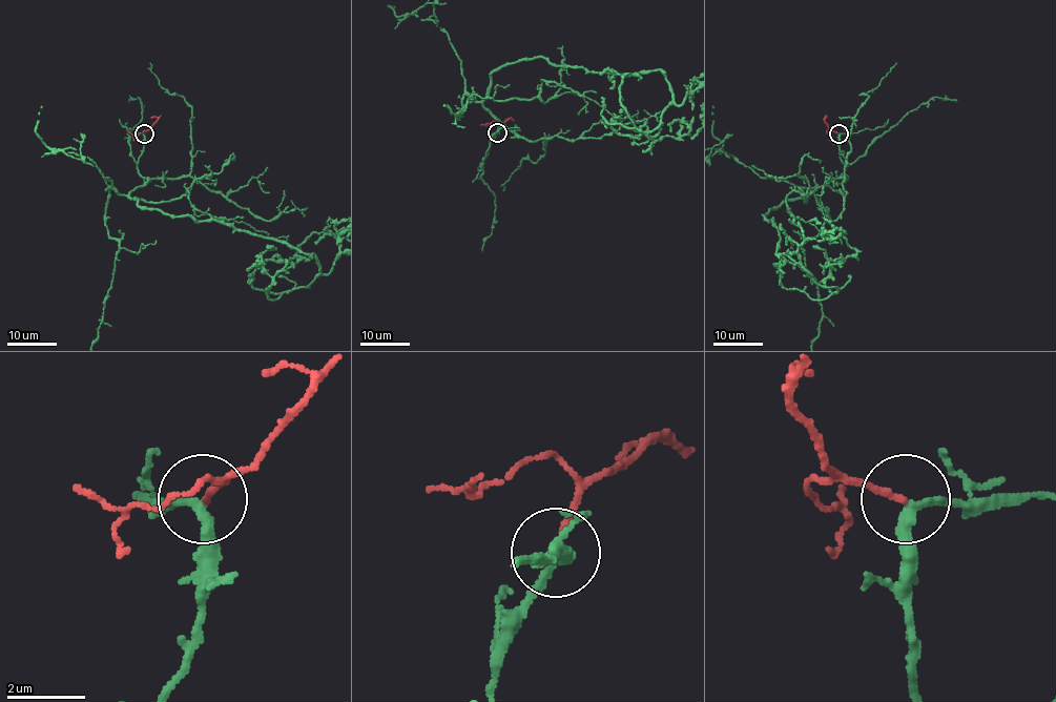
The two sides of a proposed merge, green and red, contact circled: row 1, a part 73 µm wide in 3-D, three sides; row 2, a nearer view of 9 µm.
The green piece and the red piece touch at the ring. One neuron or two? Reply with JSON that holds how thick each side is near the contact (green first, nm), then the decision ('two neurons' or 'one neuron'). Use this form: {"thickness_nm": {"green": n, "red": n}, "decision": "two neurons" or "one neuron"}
{"thickness_nm": {"green": 240, "red": 150}, "decision": "one neuron"}

